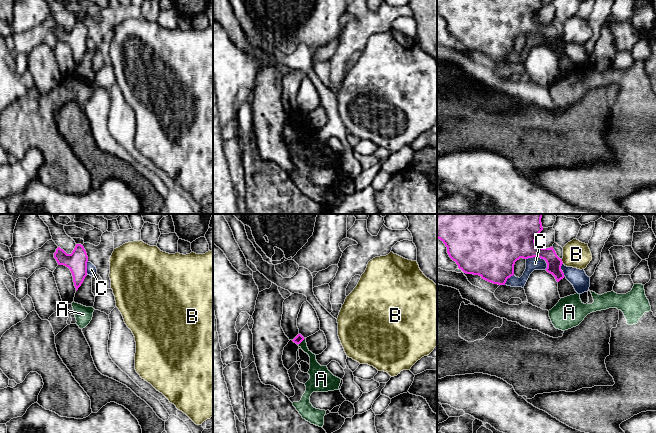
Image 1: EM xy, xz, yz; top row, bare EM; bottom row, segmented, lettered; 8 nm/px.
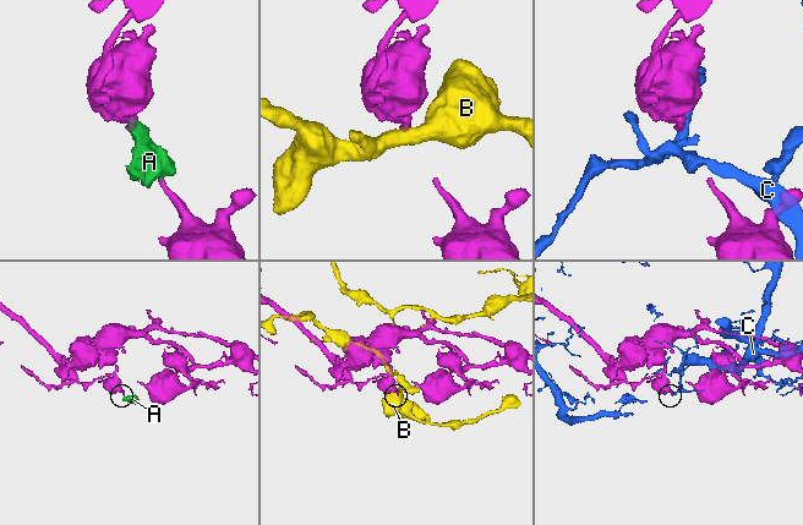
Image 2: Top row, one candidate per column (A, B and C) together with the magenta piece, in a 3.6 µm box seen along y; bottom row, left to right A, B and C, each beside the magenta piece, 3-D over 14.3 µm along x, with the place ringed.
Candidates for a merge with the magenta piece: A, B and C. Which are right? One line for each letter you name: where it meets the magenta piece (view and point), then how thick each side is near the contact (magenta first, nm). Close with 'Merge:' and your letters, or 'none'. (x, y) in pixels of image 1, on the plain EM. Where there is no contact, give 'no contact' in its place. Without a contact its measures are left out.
Merge: none

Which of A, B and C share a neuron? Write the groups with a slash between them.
A / B / C

